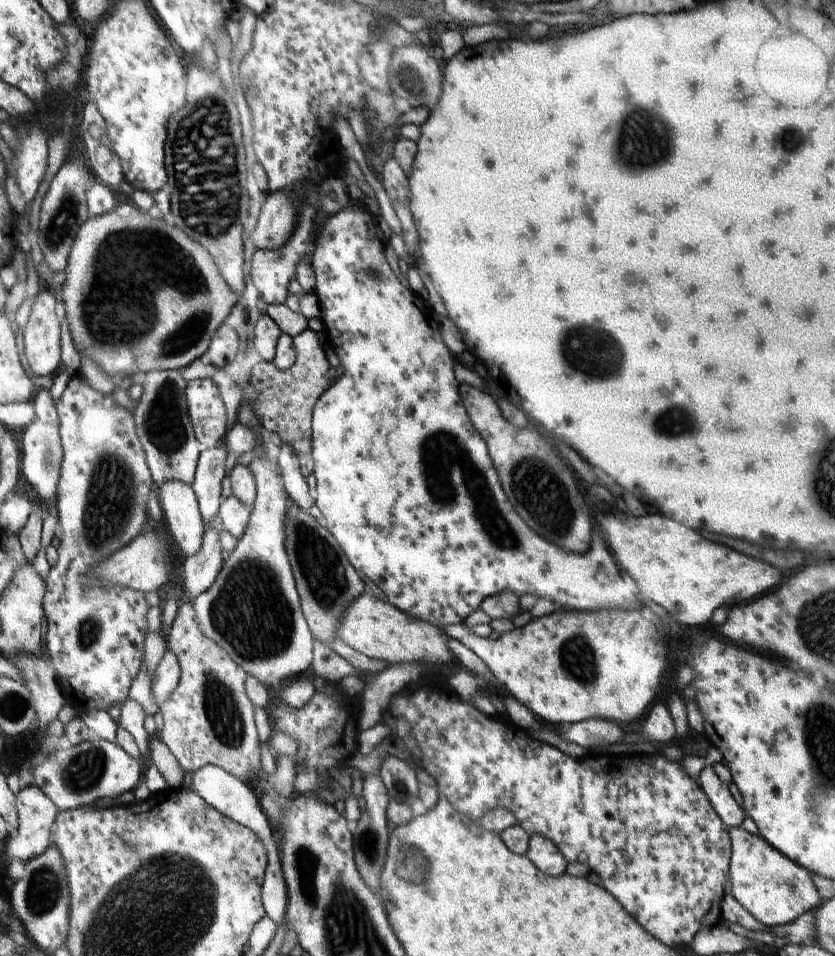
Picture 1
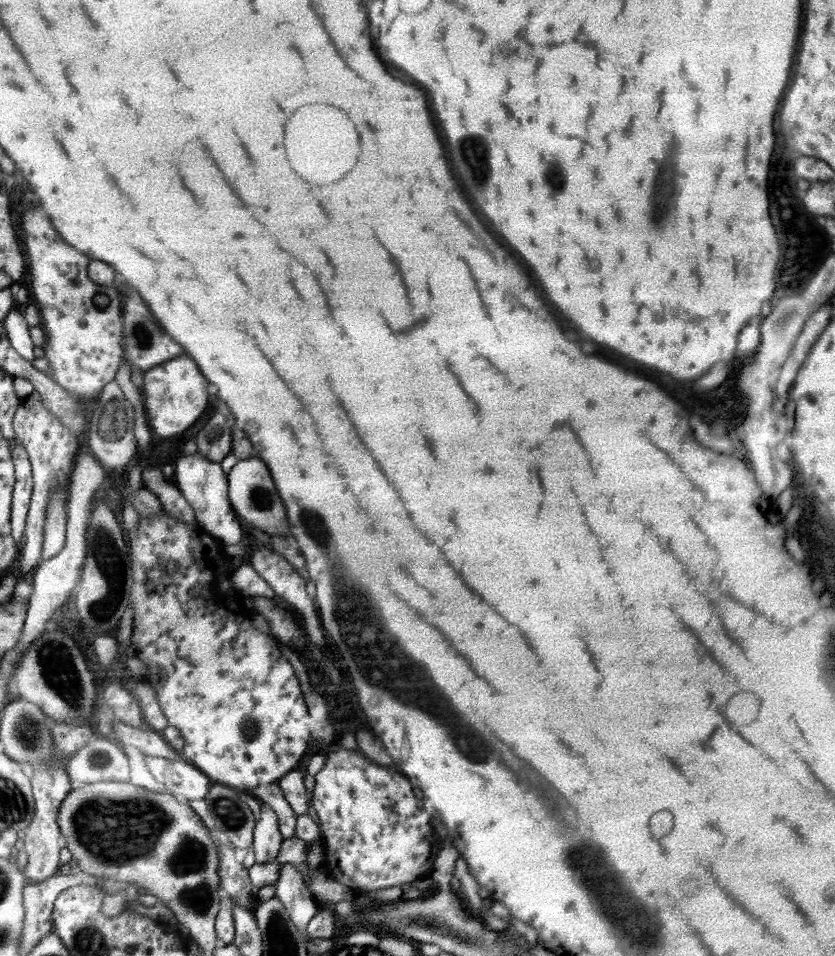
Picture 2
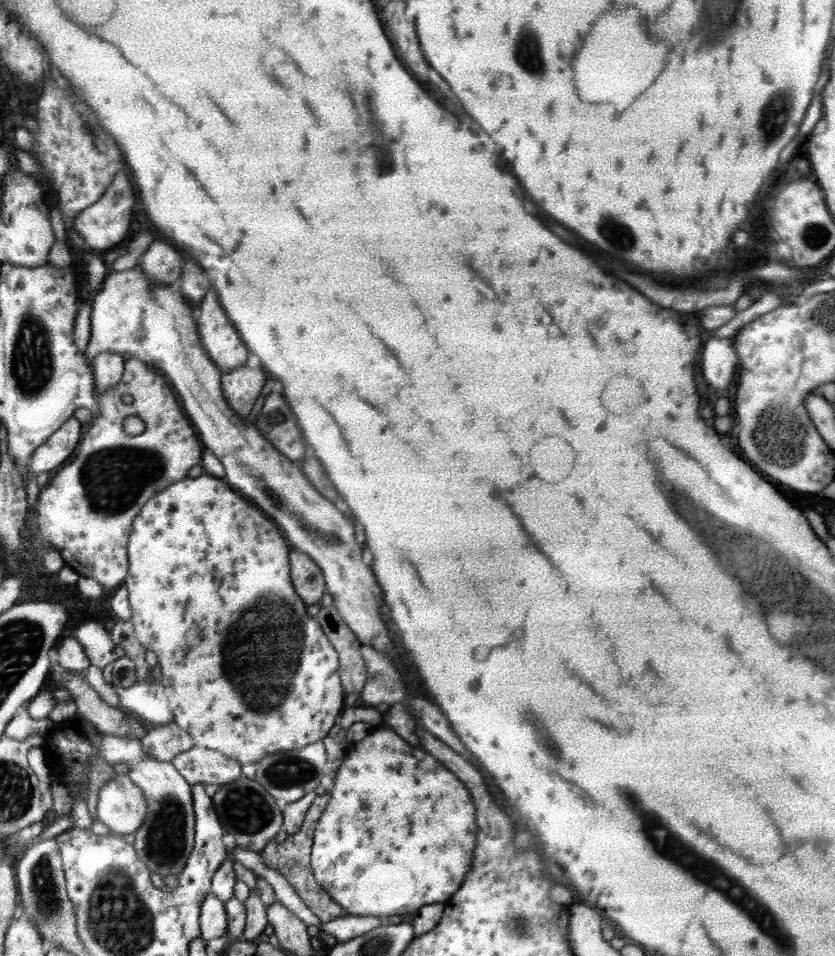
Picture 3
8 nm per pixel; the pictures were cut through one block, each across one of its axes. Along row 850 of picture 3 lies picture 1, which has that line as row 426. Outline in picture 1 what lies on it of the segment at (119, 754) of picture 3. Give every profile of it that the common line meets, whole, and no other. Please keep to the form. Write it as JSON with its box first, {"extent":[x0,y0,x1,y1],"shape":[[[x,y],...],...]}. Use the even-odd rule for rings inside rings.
{"extent":[132,370,206,489],"shape":[[[181,370],[149,371],[140,400],[132,410],[135,432],[149,467],[153,487],[160,489],[165,482],[179,481],[192,485],[200,454],[206,450],[196,438],[191,426],[185,400],[187,382]]]}

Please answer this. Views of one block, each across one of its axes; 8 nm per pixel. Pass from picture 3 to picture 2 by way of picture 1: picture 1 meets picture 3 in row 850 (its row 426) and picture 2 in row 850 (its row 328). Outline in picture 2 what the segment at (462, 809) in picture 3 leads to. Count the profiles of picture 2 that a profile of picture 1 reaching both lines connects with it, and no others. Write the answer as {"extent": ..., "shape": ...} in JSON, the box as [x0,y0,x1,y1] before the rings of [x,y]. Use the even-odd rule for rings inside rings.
{"extent":[310,749,436,893],"shape":[[[342,749],[326,755],[324,766],[314,778],[315,787],[310,803],[322,822],[319,824],[324,852],[322,864],[334,881],[358,893],[367,893],[402,887],[428,875],[436,856],[436,852],[432,852],[436,836],[430,826],[430,818],[436,814],[436,810],[432,804],[424,802],[424,798],[414,794],[412,784],[400,772],[388,770],[359,752]]]}

